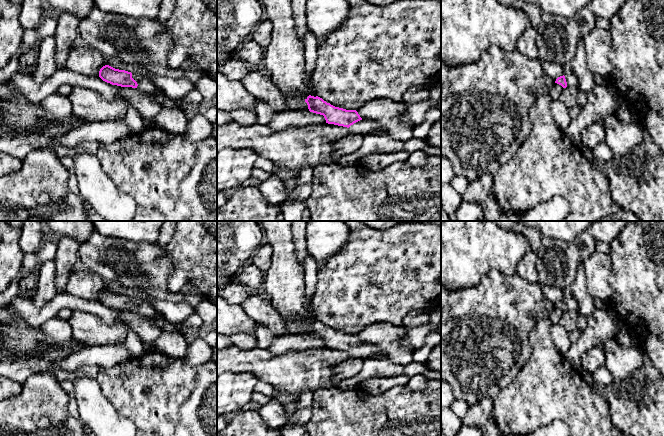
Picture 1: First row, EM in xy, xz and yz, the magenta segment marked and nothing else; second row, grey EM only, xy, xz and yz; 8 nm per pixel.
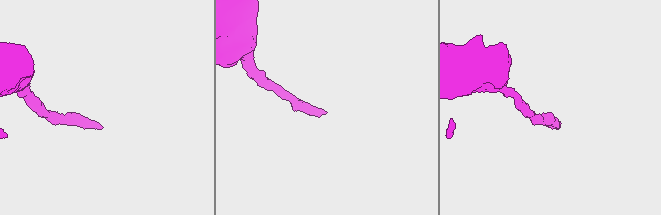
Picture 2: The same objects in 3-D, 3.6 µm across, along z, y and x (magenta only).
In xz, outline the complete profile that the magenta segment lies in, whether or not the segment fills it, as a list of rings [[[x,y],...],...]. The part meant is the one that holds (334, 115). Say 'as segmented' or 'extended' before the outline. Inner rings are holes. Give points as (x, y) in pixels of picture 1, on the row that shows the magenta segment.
extended; [[[309,95],[305,102],[310,112],[323,115],[326,123],[347,127],[353,134],[370,135],[381,127],[377,121],[362,119],[356,110],[346,110]]]

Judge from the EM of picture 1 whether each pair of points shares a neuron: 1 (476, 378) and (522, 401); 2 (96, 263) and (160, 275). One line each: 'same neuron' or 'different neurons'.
1: different neurons
2: same neuron

